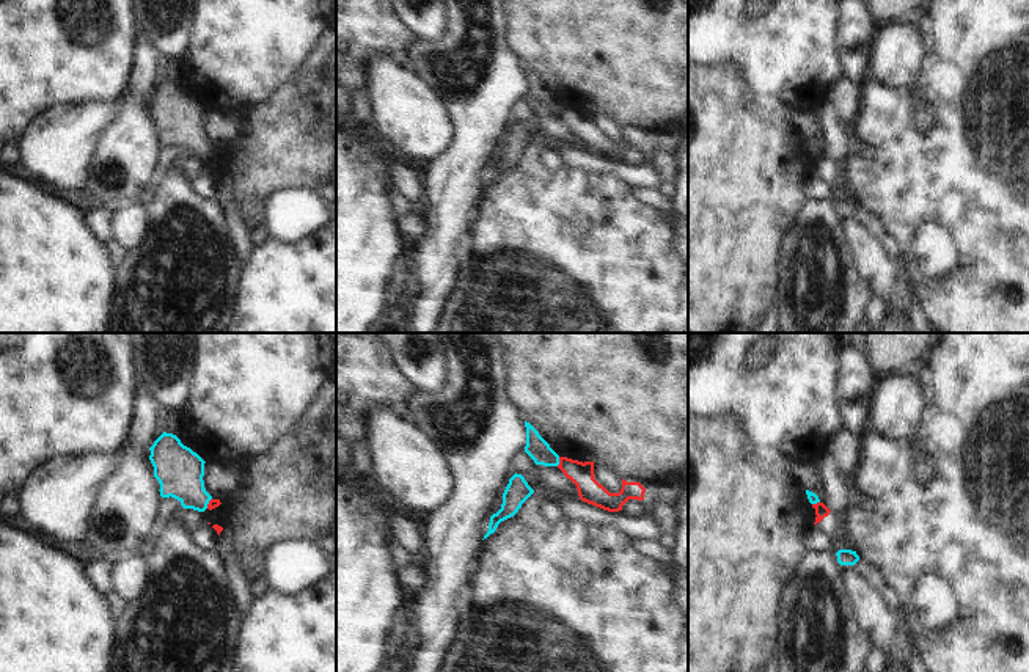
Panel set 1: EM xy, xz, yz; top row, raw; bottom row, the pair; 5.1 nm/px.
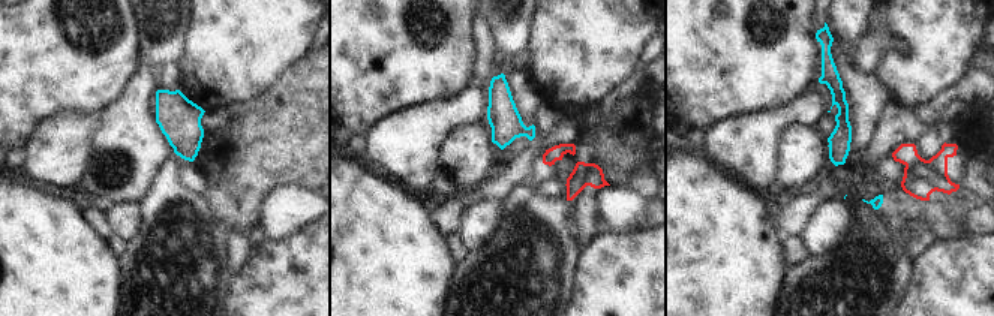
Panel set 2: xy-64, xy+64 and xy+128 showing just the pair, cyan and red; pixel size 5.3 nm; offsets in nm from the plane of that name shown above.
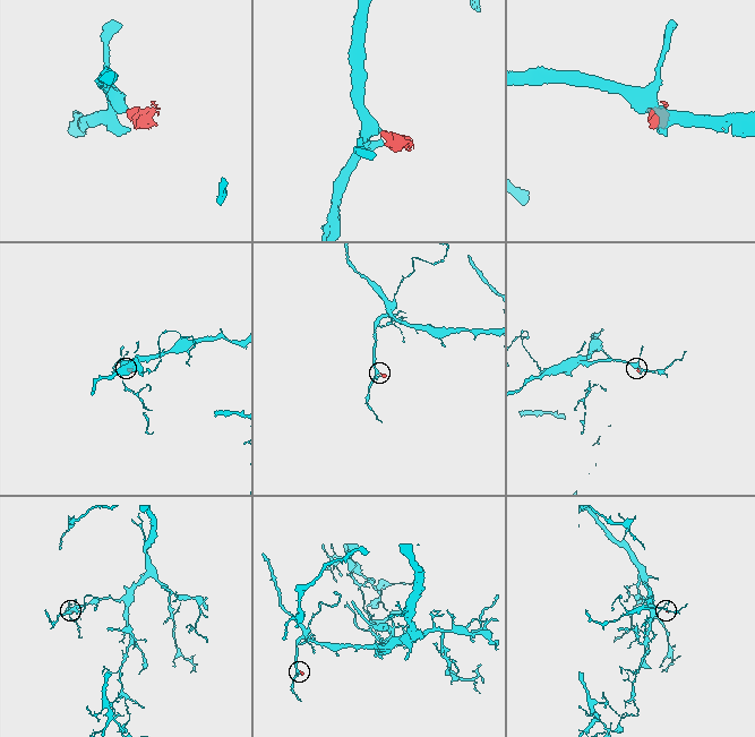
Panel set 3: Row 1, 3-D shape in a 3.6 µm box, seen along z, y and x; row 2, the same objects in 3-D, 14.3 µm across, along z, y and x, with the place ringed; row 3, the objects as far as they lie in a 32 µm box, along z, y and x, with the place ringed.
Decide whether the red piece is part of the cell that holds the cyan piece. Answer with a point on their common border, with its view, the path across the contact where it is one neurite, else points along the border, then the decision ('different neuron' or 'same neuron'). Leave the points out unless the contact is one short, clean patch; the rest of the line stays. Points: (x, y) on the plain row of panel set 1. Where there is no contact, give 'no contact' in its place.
xz (558, 110) | along xz (560, 105), (556, 113) | different neuron

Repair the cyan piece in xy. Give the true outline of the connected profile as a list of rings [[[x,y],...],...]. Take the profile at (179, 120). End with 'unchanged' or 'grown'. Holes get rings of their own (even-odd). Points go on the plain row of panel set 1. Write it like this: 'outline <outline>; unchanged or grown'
outline [[[163,80],[149,96],[154,126],[162,146],[174,146],[184,157],[204,160],[212,144],[204,137],[204,108],[181,88]]]; unchanged

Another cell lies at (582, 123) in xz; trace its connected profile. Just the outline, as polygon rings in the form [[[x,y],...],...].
[[[559,105],[558,116],[577,133],[581,149],[603,159],[619,160],[628,148],[644,148],[646,137],[639,130],[627,130],[624,127],[621,140],[610,141],[594,127],[594,110],[583,111],[567,105]]]

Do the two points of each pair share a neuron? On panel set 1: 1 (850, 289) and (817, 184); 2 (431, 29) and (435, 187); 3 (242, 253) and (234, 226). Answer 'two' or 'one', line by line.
1: one
2: two
3: one

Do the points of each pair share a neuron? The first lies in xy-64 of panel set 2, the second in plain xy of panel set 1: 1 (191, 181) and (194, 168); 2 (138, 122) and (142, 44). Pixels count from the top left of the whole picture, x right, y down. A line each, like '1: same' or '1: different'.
1: different
2: same

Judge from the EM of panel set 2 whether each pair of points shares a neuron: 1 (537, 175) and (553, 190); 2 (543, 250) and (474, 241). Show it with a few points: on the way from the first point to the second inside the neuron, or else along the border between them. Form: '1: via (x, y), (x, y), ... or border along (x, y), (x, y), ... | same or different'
1: border along (556, 178), (547, 178), (534, 184) | different
2: border along (498, 211), (498, 226), (479, 247), (468, 252) | different

